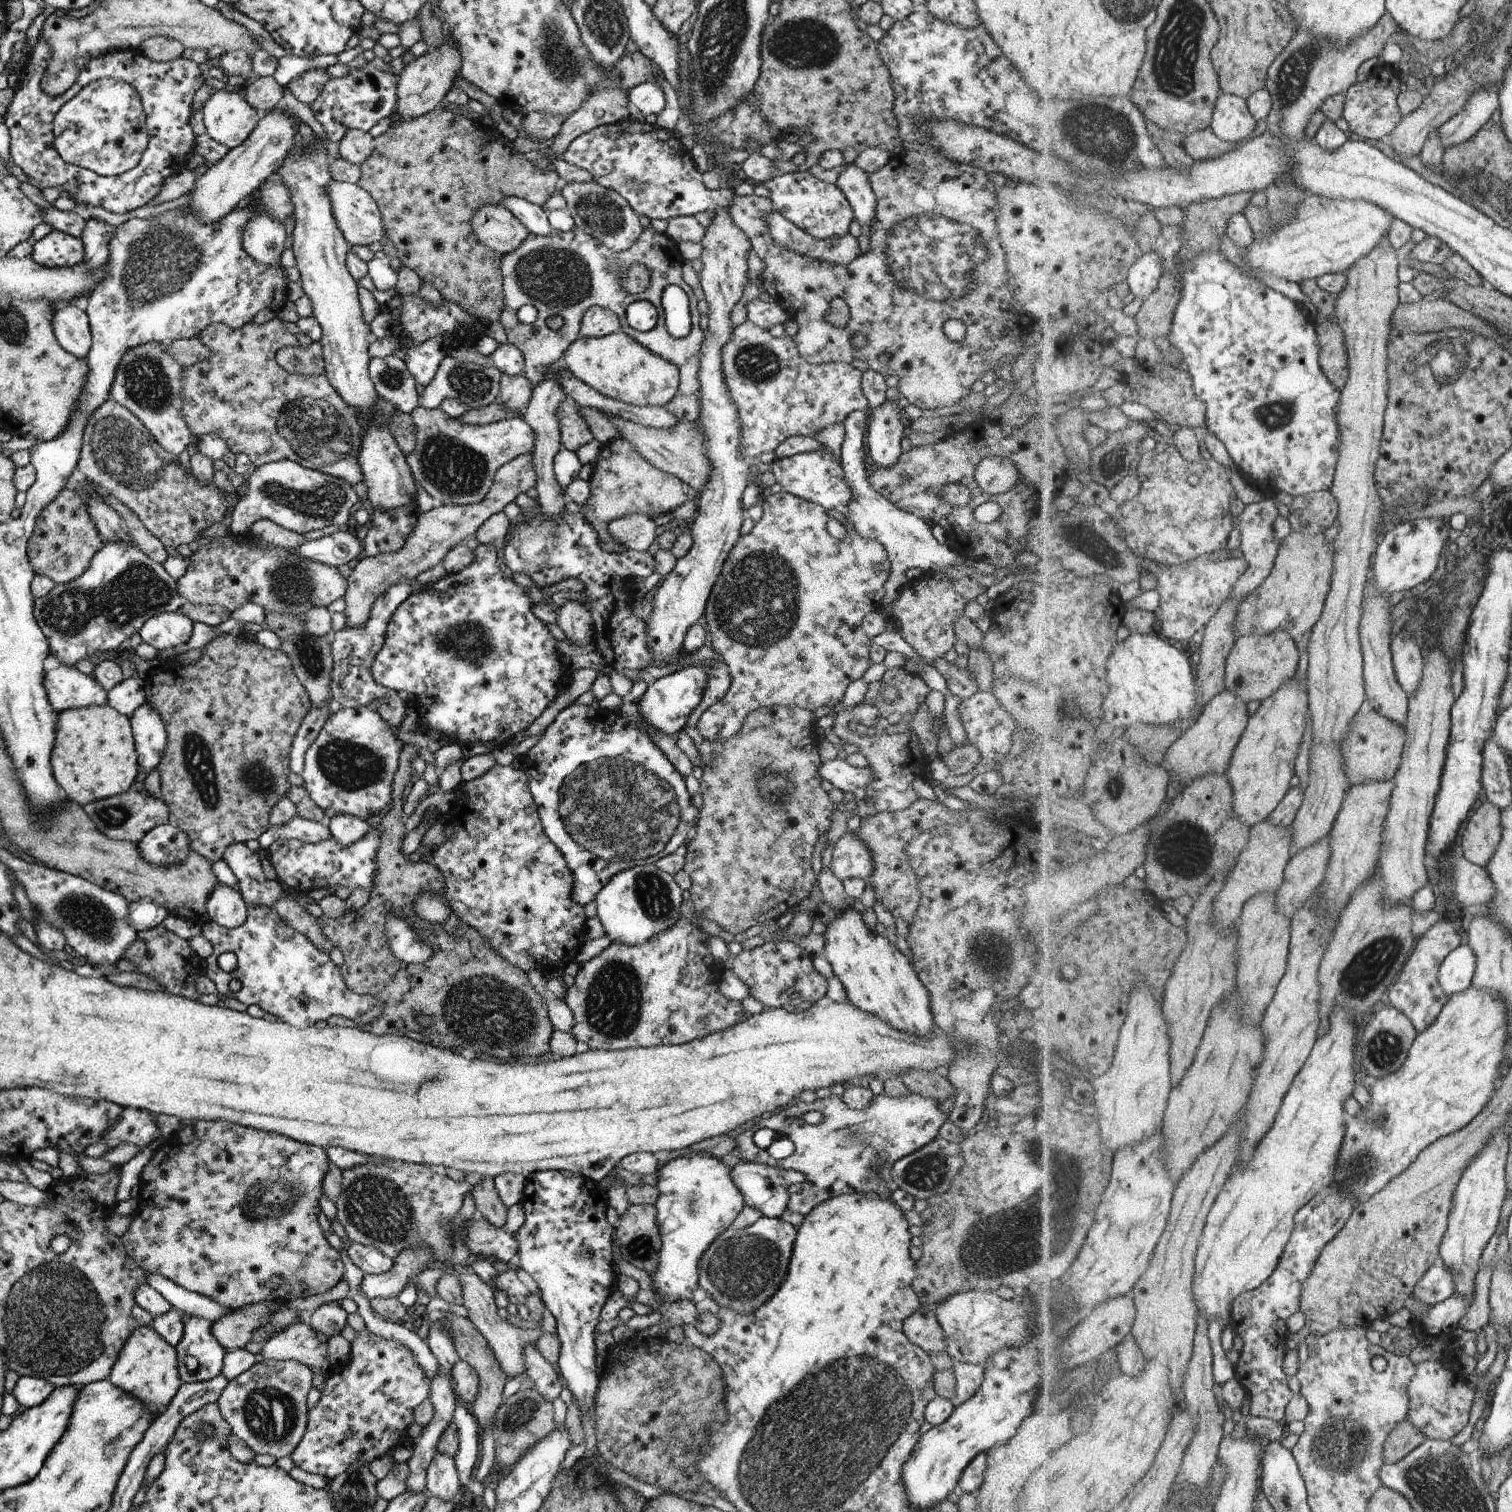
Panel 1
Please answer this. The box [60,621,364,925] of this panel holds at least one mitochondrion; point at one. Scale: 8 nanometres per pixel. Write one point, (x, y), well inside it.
(257, 779)

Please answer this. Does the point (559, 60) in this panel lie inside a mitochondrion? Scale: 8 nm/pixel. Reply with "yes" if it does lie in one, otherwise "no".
yes

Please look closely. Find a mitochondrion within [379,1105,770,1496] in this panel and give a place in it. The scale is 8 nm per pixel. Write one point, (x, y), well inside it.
(518, 1416)

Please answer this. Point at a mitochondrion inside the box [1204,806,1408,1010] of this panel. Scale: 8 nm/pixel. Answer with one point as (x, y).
(1371, 967)

